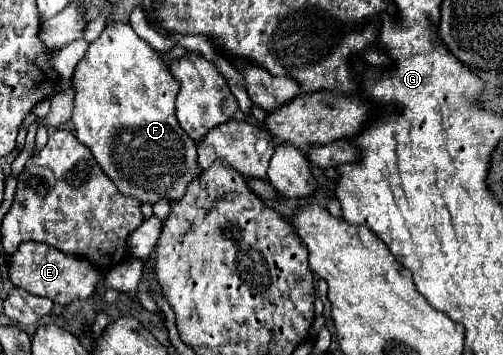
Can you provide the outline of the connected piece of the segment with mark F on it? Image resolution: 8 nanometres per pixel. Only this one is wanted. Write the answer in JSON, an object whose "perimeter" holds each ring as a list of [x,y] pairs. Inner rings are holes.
{"perimeter":[[[111,22],[105,26],[103,34],[89,44],[85,56],[75,66],[71,82],[75,90],[75,108],[71,114],[75,136],[91,150],[97,164],[115,182],[119,192],[143,204],[155,204],[161,198],[171,202],[181,200],[187,186],[201,170],[197,166],[197,144],[181,130],[175,118],[179,82],[163,58],[141,40],[127,22]]]}

